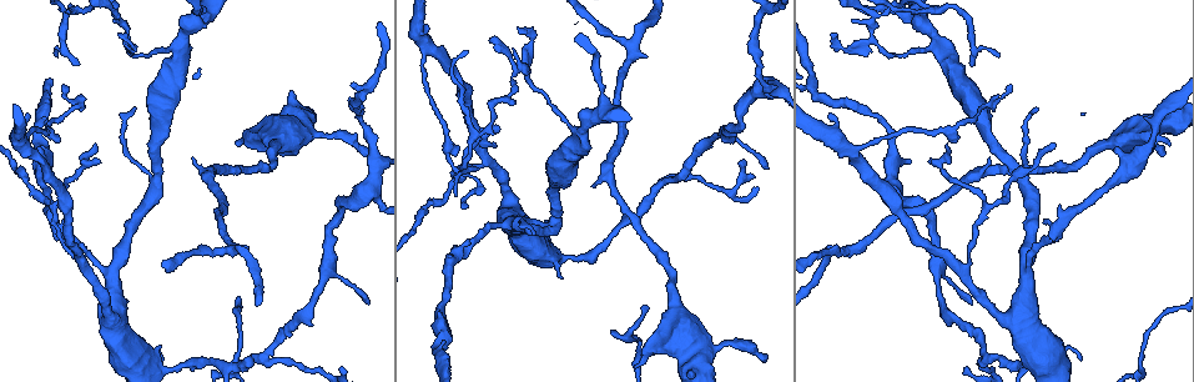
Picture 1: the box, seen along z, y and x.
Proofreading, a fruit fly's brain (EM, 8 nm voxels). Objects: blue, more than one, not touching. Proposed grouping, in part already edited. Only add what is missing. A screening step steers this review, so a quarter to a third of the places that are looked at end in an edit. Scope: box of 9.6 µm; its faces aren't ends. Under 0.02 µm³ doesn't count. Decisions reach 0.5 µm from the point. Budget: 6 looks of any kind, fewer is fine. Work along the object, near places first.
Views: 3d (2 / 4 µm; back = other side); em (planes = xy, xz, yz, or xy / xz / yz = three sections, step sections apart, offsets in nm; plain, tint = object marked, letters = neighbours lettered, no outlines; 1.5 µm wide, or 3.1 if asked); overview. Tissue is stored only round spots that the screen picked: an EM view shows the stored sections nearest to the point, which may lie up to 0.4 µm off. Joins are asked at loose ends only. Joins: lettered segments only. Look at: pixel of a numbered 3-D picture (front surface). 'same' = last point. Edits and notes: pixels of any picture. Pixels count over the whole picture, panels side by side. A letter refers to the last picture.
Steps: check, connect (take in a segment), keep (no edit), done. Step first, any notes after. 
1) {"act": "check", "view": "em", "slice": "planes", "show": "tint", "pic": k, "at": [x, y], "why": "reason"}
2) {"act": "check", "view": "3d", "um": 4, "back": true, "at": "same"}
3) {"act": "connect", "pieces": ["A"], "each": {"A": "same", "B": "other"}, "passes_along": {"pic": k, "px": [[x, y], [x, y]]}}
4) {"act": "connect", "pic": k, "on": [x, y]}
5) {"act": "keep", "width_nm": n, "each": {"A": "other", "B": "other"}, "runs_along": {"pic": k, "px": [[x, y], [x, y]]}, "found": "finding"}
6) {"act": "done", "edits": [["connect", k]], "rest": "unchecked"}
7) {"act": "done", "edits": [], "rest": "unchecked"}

{"act": "check", "view": "3d", "um": 2, "pic": 1, "at": [1160, 151], "why": "thin end"}

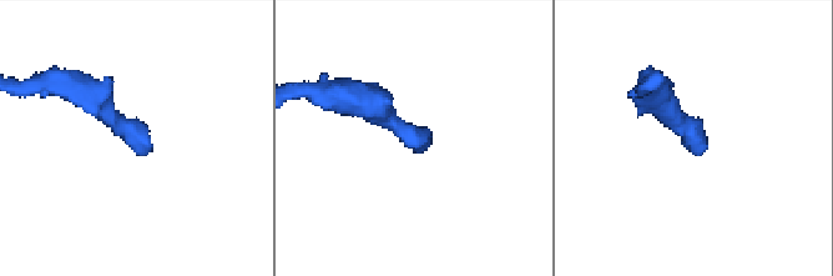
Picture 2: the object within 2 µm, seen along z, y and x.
{"act": "check", "view": "em", "slice": "planes", "show": "letters", "pic": 2, "at": [429, 129]}

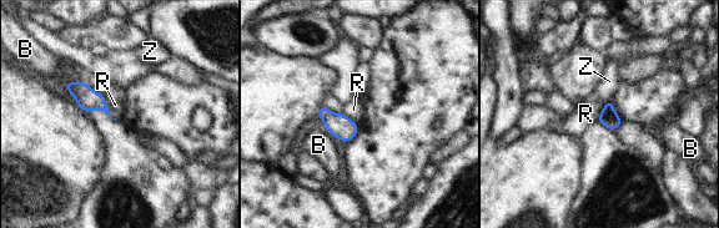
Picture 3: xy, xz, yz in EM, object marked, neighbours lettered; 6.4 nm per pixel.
{"act": "keep", "each": {"B": "other", "R": "other", "Z": "other"}, "border": {"pic": 3, "px": [[609, 100], [597, 120]]}, "found": "no lettered segment goes on from it"}

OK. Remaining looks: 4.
{"act": "check", "view": "3d", "um": 4, "pic": 1, "at": [100, 161], "why": "an open end"}

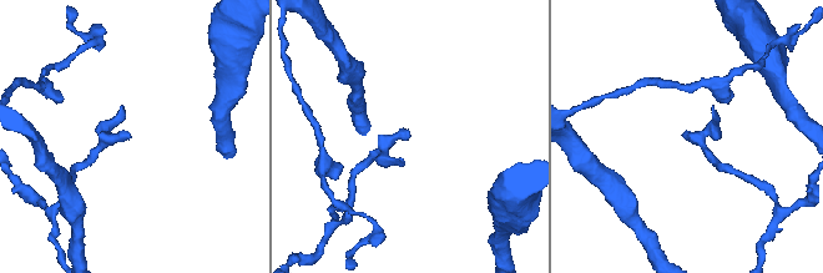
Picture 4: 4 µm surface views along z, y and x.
{"act": "check", "view": "em", "slice": "planes", "show": "letters", "pic": 4, "at": [409, 133]}

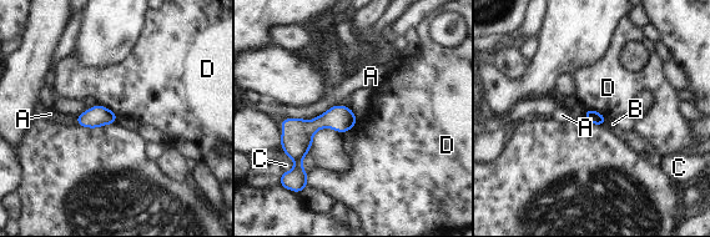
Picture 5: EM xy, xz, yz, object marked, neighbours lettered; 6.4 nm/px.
{"act": "keep", "each": {"A": "other", "B": "other", "C": "other", "D": "other"}, "found": "none of them fits"}

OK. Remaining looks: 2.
{"act": "check", "view": "3d", "um": 2, "pic": 1, "at": [1082, 360], "why": "an open end"}

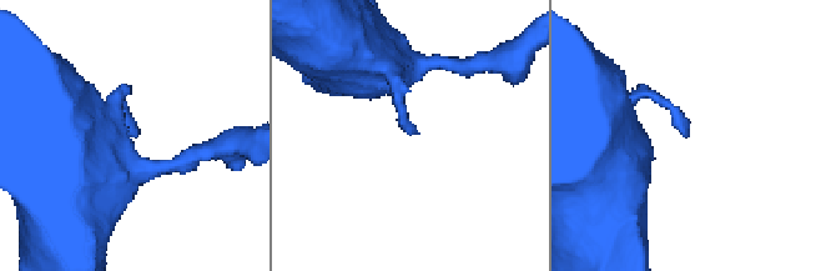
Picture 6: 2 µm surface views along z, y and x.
{"act": "check", "view": "em", "slice": "planes", "show": "letters", "pic": 6, "at": [685, 134], "why": "shape alone is not enough"}

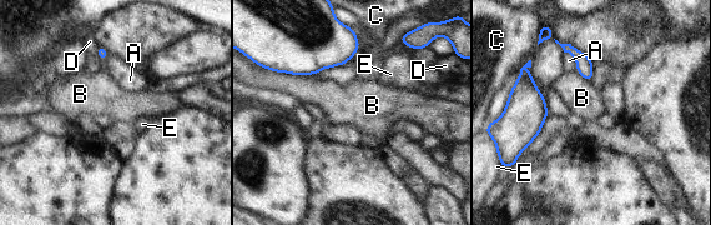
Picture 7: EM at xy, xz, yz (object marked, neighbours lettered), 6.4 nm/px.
{"act": "keep", "width_nm": 110, "each": {"A": "other", "B": "other", "C": "other", "D": "other", "E": "other"}, "found": "no lettered segment goes on from it"}

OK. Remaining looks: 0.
{"act": "done", "edits": [], "rest": "unchecked"}

